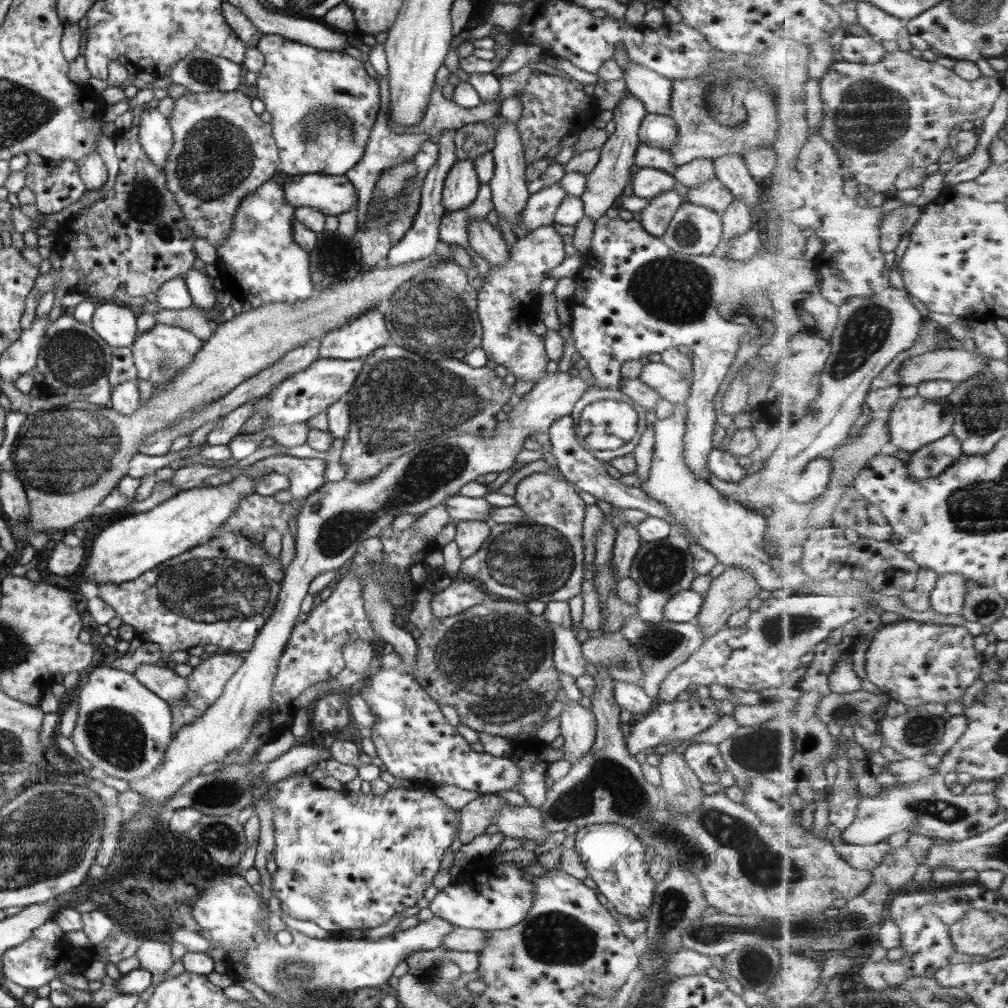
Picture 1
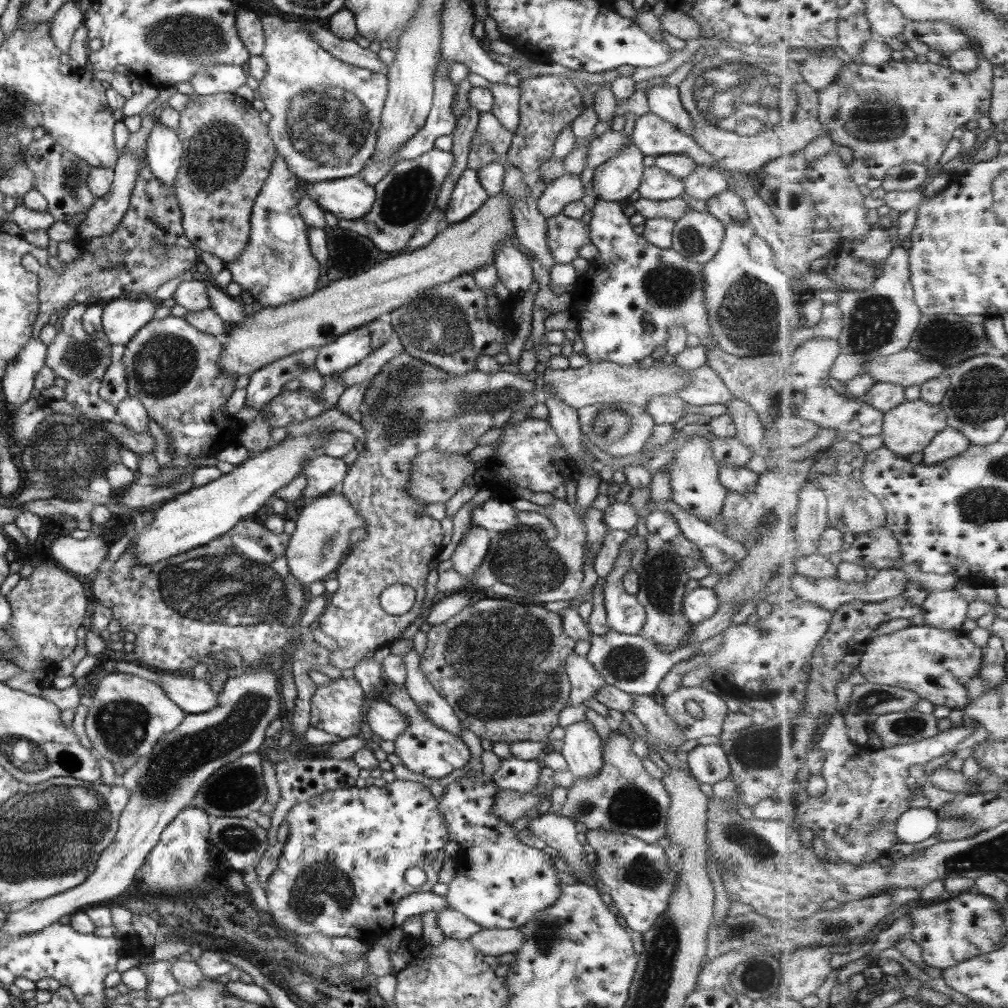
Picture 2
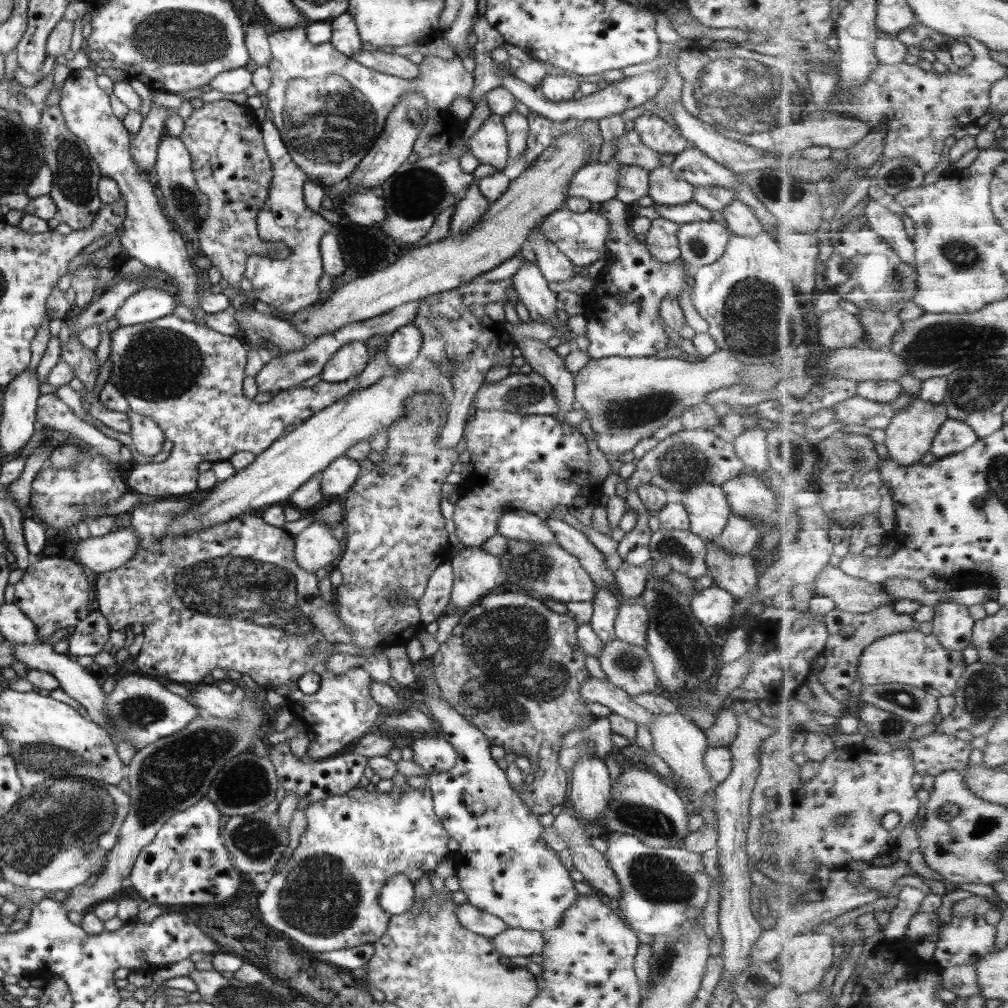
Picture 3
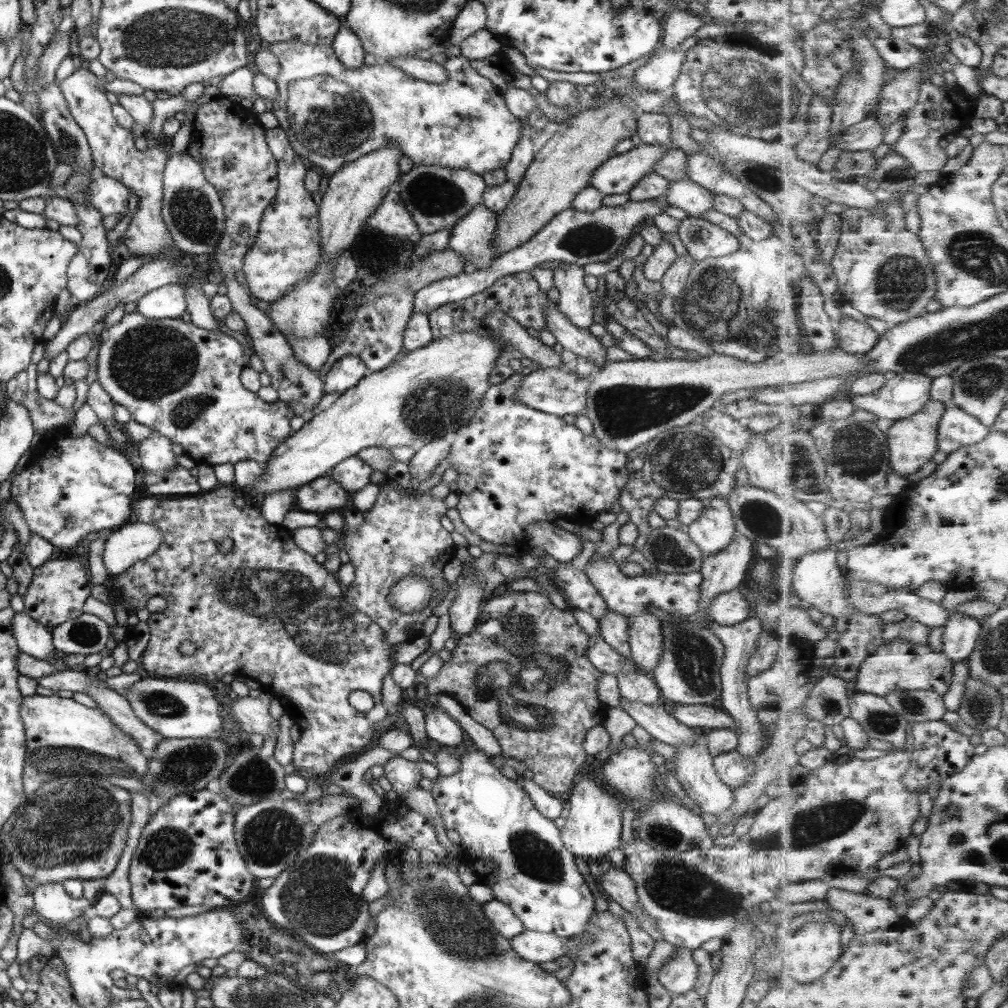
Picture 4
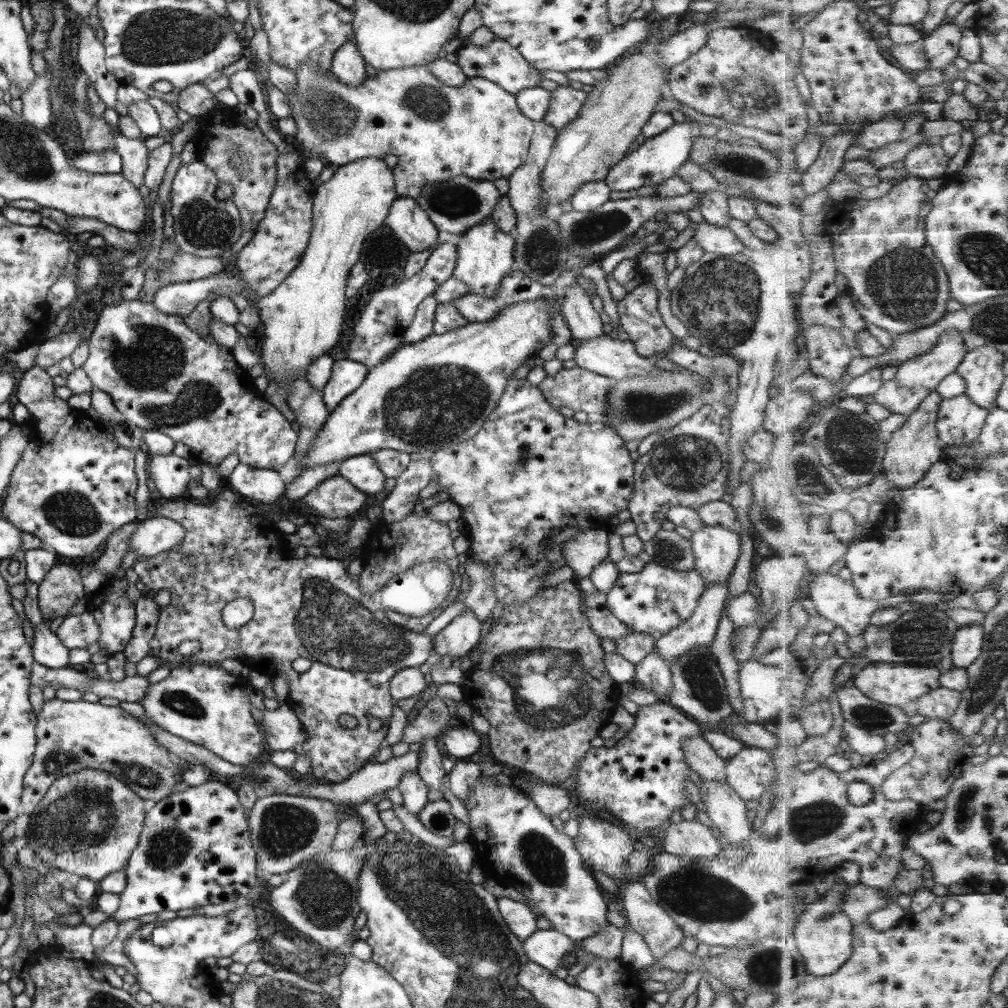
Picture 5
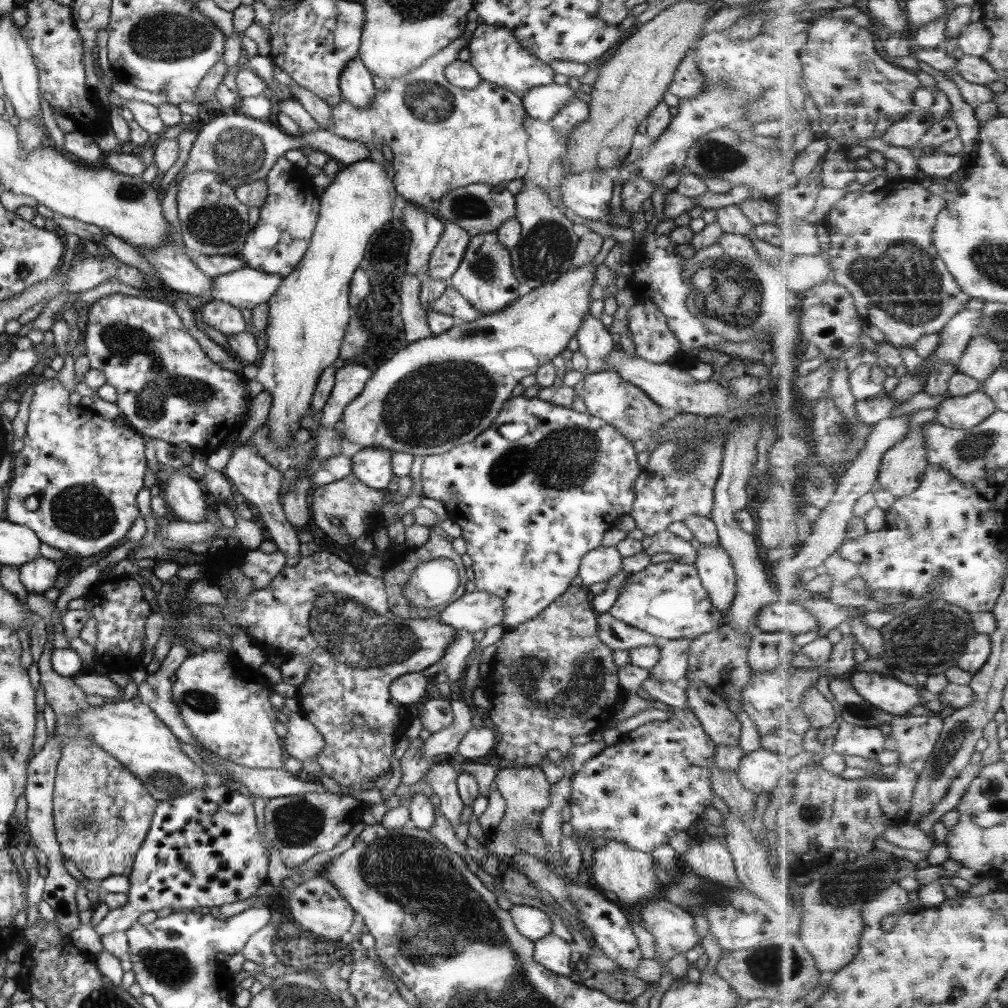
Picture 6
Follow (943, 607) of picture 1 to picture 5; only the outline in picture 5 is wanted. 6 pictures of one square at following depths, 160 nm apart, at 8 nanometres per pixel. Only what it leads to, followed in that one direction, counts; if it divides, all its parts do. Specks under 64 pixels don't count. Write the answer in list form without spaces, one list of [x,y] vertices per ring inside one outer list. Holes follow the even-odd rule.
[[[962,625],[955,634],[952,662],[954,667],[970,667],[978,658],[984,648],[984,628],[982,625]]]

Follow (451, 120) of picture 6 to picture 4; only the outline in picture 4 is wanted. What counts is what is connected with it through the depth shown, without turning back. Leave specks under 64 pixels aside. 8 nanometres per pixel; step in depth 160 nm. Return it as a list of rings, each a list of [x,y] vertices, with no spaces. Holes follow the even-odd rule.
[[[299,41],[272,42],[266,44],[266,47],[275,55],[279,63],[279,74],[275,76],[277,87],[277,96],[271,101],[270,111],[275,115],[278,127],[285,133],[289,146],[293,152],[307,164],[307,166],[317,169],[327,177],[334,175],[337,170],[343,168],[348,162],[353,162],[356,158],[362,157],[363,154],[373,152],[385,145],[397,145],[403,155],[411,159],[412,166],[442,166],[443,168],[452,169],[469,169],[472,173],[480,175],[482,172],[489,172],[493,169],[502,169],[509,160],[510,152],[513,150],[518,141],[523,121],[515,118],[505,106],[502,95],[487,78],[483,78],[471,70],[468,58],[455,54],[454,57],[447,56],[443,62],[443,68],[446,68],[447,79],[439,85],[433,85],[432,82],[420,81],[419,79],[410,78],[403,72],[391,67],[385,62],[380,62],[374,66],[359,66],[355,70],[345,69],[341,62],[336,59],[334,50],[331,45],[312,45]]]

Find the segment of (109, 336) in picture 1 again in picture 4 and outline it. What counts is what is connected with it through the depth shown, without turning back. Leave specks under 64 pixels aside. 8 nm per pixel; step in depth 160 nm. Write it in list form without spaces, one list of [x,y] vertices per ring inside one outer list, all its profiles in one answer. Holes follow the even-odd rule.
[[[165,284],[135,302],[135,311],[149,320],[179,319],[185,312],[185,286]]]

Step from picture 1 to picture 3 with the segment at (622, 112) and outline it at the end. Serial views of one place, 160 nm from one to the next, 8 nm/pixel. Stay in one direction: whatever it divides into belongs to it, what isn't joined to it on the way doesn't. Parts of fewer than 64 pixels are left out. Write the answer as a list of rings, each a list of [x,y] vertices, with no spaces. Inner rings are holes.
[[[619,165],[616,176],[614,198],[631,204],[634,200],[645,196],[648,187],[648,175],[644,168],[635,165]]]

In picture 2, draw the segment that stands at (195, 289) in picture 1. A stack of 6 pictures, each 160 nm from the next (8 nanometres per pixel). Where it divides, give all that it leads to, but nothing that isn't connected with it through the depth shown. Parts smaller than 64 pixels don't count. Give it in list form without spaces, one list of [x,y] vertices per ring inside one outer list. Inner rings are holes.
[[[204,281],[205,295],[207,295],[207,301],[209,301],[209,309],[215,312],[215,315],[230,326],[237,326],[241,324],[245,318],[249,318],[250,315],[244,313],[243,306],[238,298],[231,298],[224,290],[217,286],[211,286],[208,281]]]

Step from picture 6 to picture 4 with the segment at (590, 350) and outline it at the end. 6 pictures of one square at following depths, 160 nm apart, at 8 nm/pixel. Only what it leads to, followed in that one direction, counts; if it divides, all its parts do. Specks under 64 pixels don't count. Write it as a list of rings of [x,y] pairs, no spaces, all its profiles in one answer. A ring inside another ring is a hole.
[[[564,263],[553,270],[553,286],[559,291],[557,310],[574,324],[577,328],[589,329],[593,324],[592,301],[593,295],[589,293],[583,282],[584,271],[575,264]]]

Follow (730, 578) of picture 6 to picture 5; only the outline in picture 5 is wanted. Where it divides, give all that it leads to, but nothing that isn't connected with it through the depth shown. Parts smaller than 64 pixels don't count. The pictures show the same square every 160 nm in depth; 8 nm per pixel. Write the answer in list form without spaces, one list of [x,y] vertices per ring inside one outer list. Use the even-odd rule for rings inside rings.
[[[701,525],[698,531],[691,533],[690,547],[694,569],[701,575],[705,585],[715,581],[727,581],[740,553],[739,544],[739,534],[721,525]]]

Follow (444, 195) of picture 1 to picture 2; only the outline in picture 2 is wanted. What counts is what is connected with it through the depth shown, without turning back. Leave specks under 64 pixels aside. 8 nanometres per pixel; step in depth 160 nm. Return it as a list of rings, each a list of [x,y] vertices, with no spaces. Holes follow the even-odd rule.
[[[465,167],[453,185],[450,197],[444,208],[444,219],[453,224],[461,222],[468,215],[473,214],[483,202],[487,193],[479,184],[476,170]]]

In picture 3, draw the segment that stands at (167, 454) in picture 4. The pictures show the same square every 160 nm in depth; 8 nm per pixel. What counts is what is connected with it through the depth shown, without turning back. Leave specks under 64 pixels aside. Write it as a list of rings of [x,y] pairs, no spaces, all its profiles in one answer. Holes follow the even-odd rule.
[[[127,414],[129,417],[132,445],[139,454],[153,456],[161,451],[164,434],[162,430],[147,416],[139,414]]]

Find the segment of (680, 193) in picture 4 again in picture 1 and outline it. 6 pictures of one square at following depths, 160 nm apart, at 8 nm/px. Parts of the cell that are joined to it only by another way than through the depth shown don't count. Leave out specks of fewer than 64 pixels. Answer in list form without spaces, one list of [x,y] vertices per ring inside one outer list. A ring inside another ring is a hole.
[[[639,168],[630,178],[631,192],[639,198],[651,198],[673,186],[671,174],[654,169]]]

